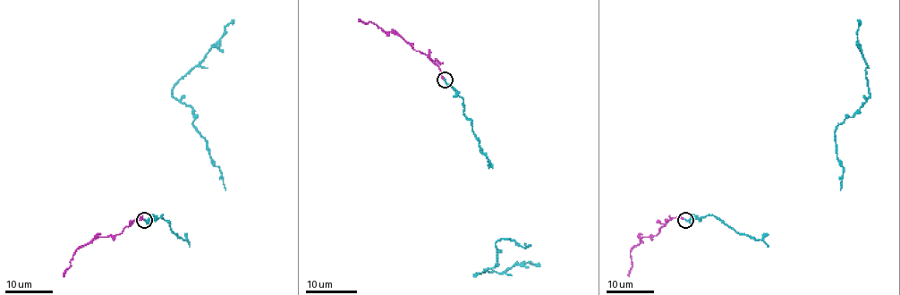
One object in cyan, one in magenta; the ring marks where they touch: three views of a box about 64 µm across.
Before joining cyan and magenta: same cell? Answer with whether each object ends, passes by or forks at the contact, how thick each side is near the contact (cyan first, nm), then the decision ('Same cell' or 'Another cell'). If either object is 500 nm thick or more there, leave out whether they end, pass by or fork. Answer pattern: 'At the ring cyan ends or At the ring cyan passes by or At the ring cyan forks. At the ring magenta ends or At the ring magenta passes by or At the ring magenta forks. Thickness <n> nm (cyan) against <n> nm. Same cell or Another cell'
At the ring cyan ends. At the ring magenta ends. Thickness 150 nm (cyan) against 150 nm. Same cell

